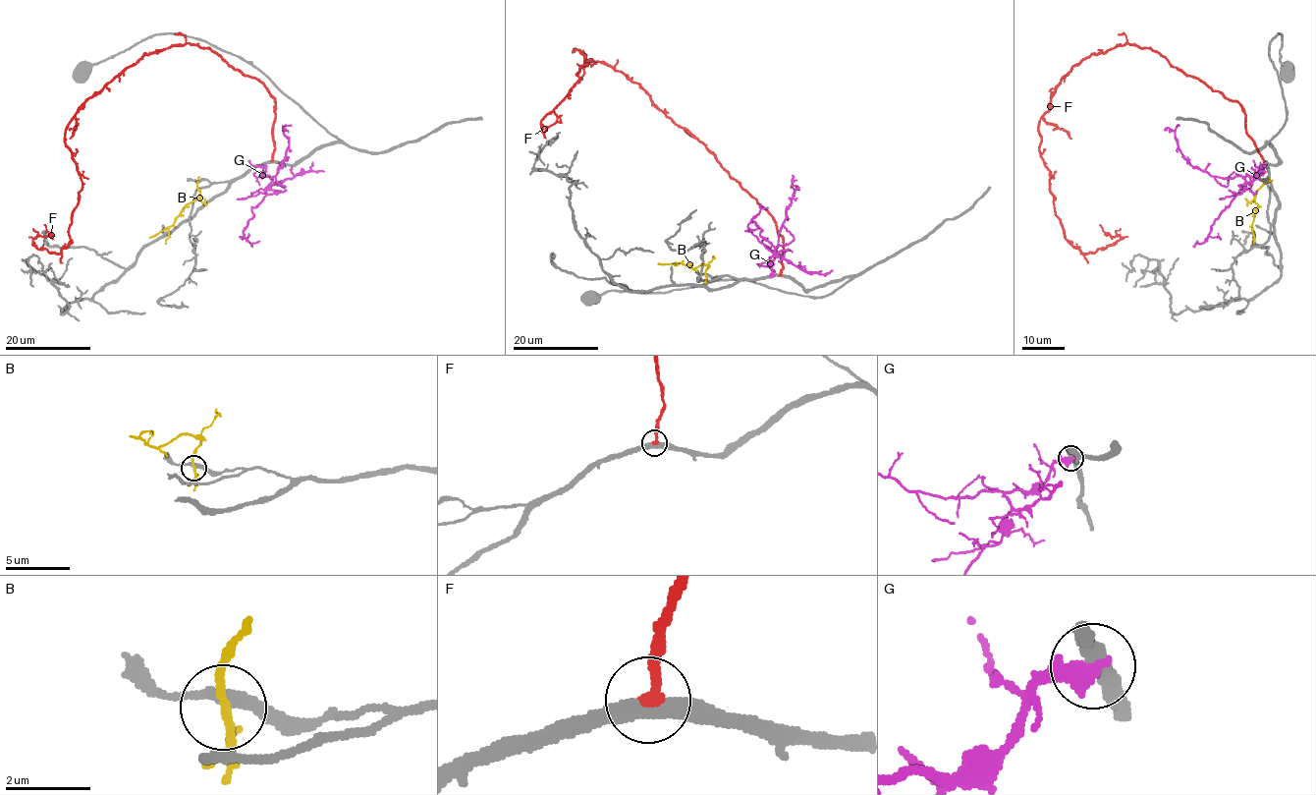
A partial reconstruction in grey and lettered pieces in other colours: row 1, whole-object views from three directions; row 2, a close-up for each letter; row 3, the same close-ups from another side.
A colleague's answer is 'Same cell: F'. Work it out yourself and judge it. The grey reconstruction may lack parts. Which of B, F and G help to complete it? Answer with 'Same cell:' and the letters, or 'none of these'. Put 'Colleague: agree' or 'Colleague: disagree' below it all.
Same cell: F
Colleague: agree

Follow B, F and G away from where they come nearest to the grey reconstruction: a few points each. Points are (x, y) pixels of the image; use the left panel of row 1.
B: (197, 182), (199, 197), (186, 205), (174, 223), (149, 238)
F: (271, 161), (268, 89), (208, 47), (172, 45), (71, 119), (82, 190), (60, 253), (33, 245), (43, 224)
G: (262, 165), (264, 176), (270, 178), (283, 165), (289, 145), (283, 129), (291, 125)

